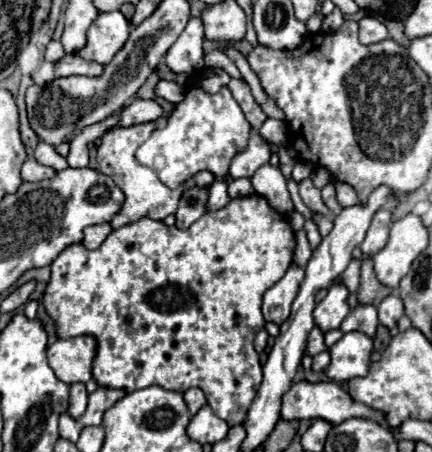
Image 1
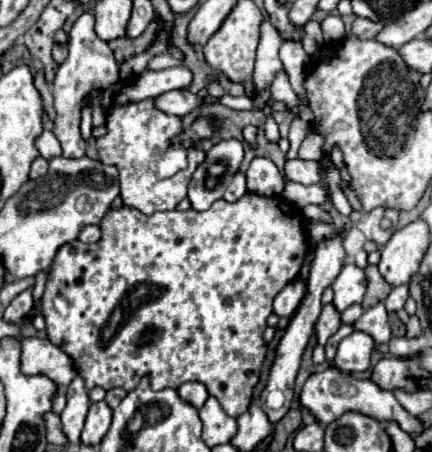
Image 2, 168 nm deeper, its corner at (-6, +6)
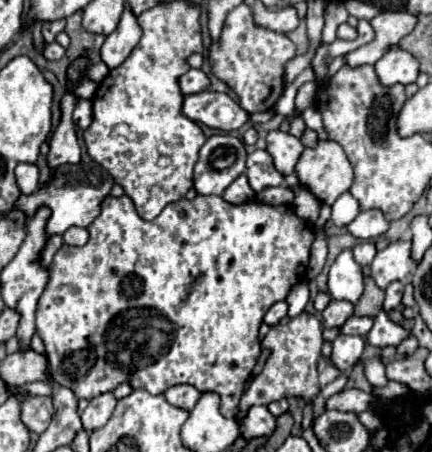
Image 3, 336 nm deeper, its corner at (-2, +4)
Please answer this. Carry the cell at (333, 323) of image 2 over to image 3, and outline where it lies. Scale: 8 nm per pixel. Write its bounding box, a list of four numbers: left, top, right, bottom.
[322,299,354,327]

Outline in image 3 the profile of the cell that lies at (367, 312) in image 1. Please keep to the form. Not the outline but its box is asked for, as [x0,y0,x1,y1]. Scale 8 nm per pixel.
[366,311,412,347]

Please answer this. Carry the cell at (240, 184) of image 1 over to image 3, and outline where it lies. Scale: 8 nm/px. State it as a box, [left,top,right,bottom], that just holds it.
[246,149,284,193]

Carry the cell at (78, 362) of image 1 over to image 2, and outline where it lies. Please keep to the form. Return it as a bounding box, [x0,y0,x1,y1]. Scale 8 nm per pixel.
[22,339,78,387]

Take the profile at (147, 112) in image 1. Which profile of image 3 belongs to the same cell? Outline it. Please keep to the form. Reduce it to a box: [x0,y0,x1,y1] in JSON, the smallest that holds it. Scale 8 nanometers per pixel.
[186,91,248,131]

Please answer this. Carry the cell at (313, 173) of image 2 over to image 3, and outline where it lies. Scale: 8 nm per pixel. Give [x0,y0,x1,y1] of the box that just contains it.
[266,129,304,175]

